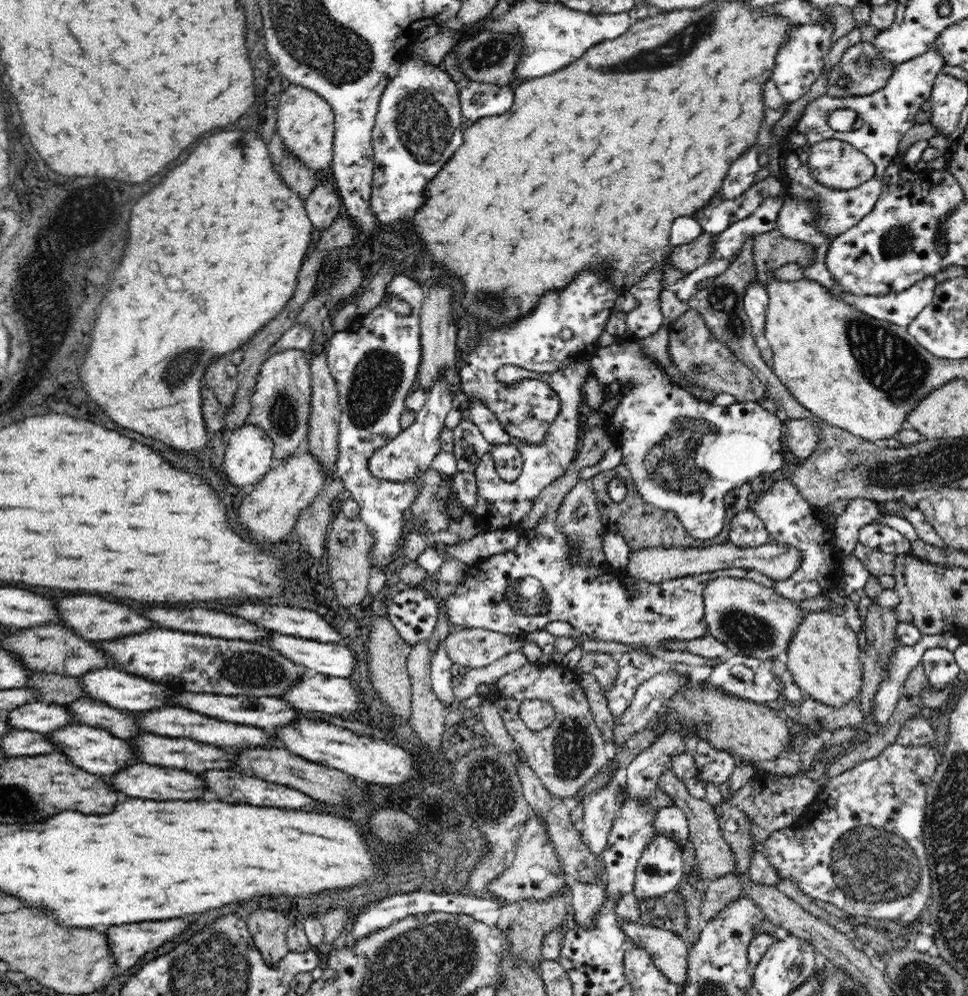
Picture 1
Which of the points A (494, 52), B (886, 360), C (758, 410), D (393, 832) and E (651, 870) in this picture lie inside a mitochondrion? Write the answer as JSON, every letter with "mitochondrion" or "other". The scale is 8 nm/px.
{"A":"mitochondrion","B":"mitochondrion","C":"other","D":"mitochondrion","E":"other"}

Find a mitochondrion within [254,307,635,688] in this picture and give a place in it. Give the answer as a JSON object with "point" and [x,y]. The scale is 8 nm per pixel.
{"point":[375,380]}

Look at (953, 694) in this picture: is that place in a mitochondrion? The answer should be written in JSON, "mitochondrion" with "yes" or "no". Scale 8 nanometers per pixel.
{"mitochondrion":"no"}

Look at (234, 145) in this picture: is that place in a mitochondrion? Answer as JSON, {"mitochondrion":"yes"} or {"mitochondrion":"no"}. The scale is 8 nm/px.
{"mitochondrion":"yes"}

